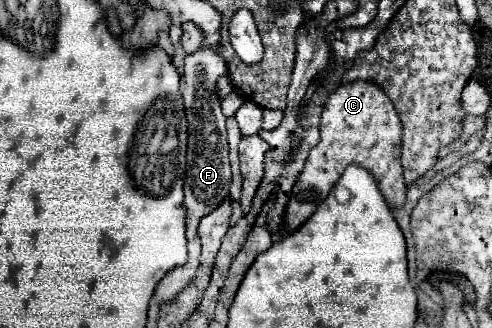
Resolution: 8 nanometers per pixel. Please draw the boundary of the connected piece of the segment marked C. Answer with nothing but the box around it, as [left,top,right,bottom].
[285,80,407,234]

